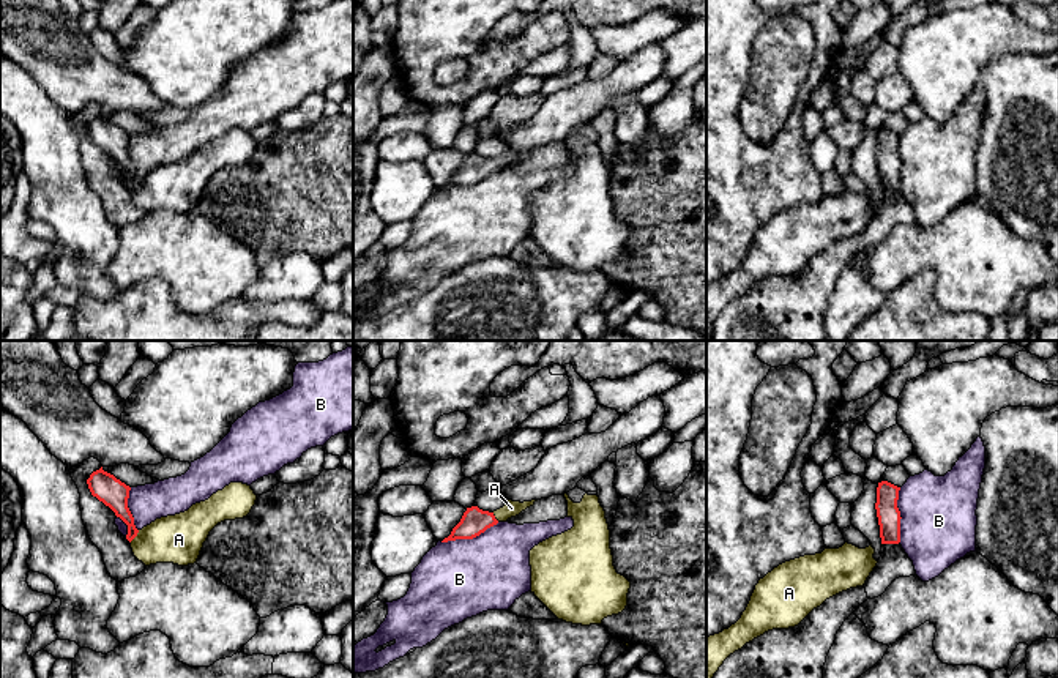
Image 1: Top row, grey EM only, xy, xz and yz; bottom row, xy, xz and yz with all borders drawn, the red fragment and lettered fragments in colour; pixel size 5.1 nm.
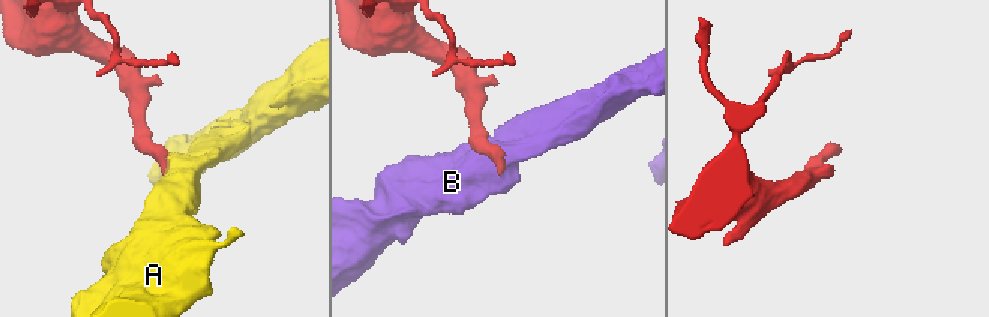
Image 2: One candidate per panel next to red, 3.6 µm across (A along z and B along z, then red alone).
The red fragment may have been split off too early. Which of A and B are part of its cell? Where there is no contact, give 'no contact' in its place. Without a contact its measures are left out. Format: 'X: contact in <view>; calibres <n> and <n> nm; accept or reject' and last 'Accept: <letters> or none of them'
A: contact in xy; calibres 140 and 240 nm; accept
B: contact in xz; calibres 140 and 400 nm; reject
Accept: A

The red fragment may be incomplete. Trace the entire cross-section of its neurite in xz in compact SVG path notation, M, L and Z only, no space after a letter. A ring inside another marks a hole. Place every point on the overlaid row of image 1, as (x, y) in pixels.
M508 500L506 505L494 512L482 511L478 506L467 508L460 522L453 528L451 535L441 542L456 539L473 539L484 533L487 528L497 525L498 522L506 522L511 517L519 516L527 508L533 506L538 500L531 501L512 501Z

